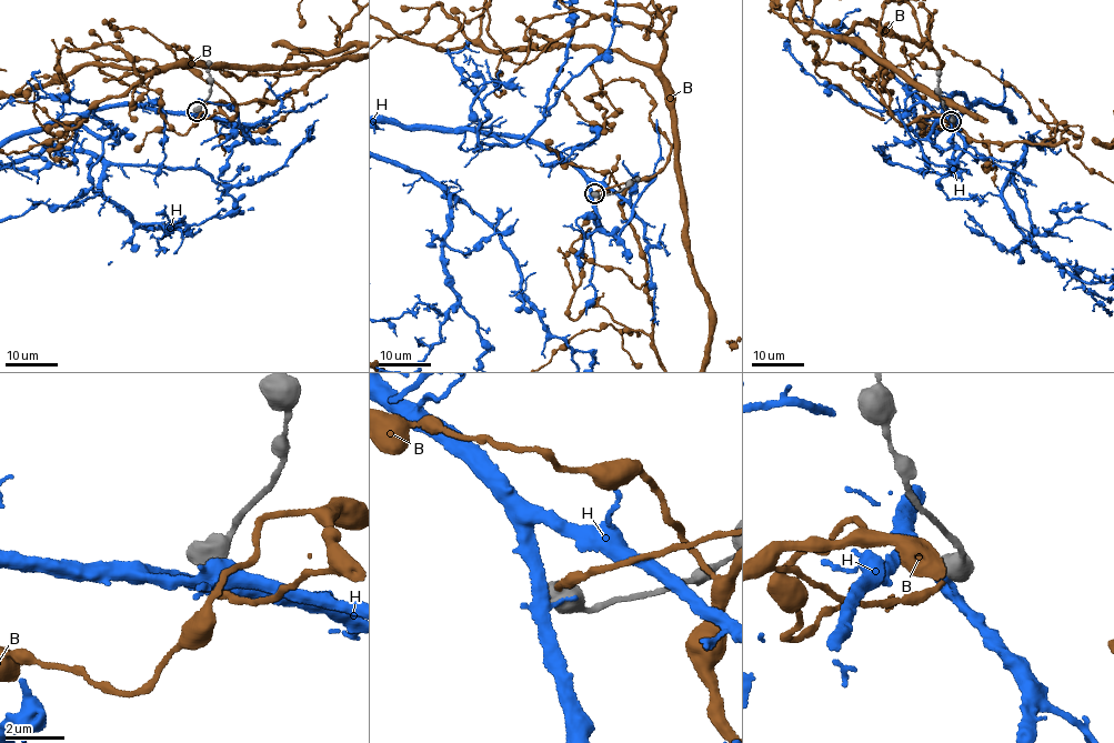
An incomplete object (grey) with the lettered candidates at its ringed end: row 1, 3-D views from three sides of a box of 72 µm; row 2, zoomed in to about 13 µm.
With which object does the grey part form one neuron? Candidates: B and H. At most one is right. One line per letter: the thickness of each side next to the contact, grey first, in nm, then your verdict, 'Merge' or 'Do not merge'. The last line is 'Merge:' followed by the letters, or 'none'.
B: Thickness 700 nm (grey) against 180 nm. Merge
H: Thickness 500 nm (grey) against 110 nm. Do not merge
Merge: B

